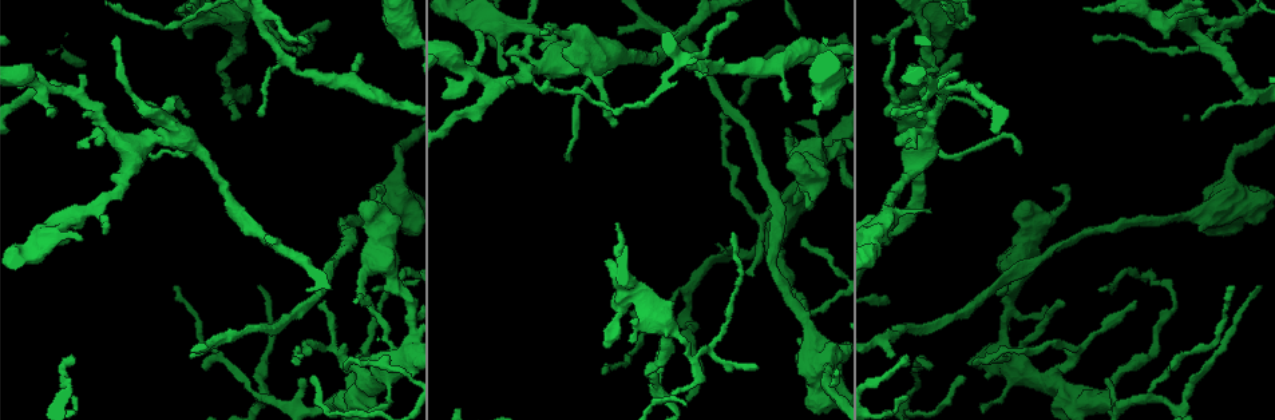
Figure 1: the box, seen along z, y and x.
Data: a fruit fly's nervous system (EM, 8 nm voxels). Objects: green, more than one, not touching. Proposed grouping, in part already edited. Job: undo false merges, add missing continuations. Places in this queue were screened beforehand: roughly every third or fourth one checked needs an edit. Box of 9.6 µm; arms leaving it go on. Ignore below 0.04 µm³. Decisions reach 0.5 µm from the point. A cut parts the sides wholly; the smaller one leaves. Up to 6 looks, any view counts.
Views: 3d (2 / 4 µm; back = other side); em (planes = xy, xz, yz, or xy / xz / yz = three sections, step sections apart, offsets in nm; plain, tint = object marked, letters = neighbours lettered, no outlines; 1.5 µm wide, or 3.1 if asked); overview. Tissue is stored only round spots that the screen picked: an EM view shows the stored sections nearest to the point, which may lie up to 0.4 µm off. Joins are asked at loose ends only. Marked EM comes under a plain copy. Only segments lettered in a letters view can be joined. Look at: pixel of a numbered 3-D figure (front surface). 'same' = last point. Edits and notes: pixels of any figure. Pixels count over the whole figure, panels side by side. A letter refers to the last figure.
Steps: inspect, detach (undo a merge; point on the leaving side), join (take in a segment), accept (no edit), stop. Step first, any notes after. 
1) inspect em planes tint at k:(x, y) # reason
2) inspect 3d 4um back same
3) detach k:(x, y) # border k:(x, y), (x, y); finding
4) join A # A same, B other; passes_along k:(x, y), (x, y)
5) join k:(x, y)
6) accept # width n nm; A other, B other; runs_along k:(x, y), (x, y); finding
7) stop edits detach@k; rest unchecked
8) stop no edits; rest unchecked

inspect 3d 2um at 1:(258, 288) # branch stops here

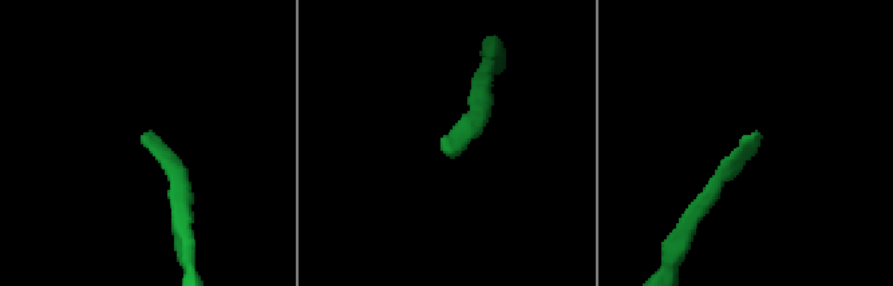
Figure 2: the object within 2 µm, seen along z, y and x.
inspect em planes tint at 2:(141, 138)

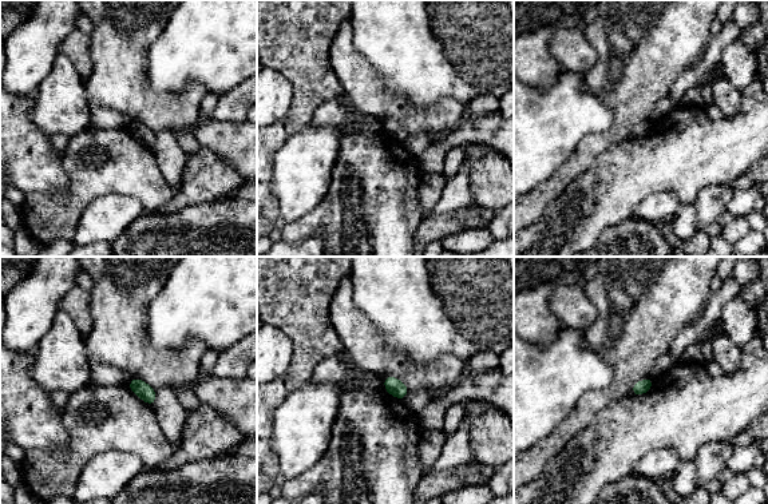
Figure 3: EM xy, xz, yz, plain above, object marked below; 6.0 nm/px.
inspect em planes letters same

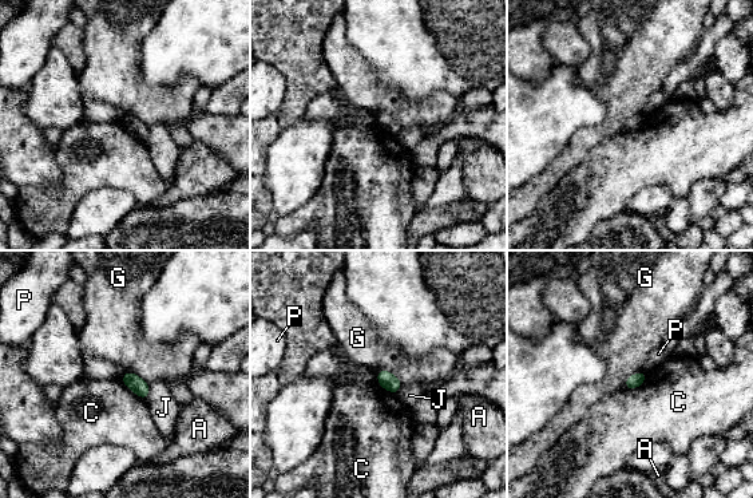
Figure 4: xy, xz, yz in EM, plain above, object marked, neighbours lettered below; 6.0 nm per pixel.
accept # width 80 nm; A other, C other, G other, J other, P other; border 4:(646, 372), (641, 384), (623, 387); none of them fits

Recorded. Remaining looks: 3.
inspect 3d 2um at 1:(193, 355) # an open end

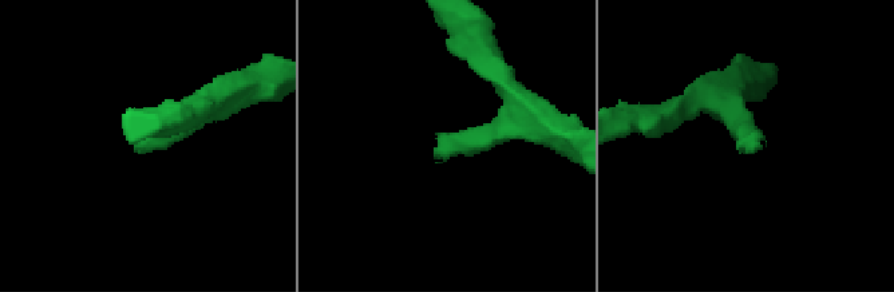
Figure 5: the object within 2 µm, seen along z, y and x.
inspect em yz step 8 tint at 5:(752, 152)

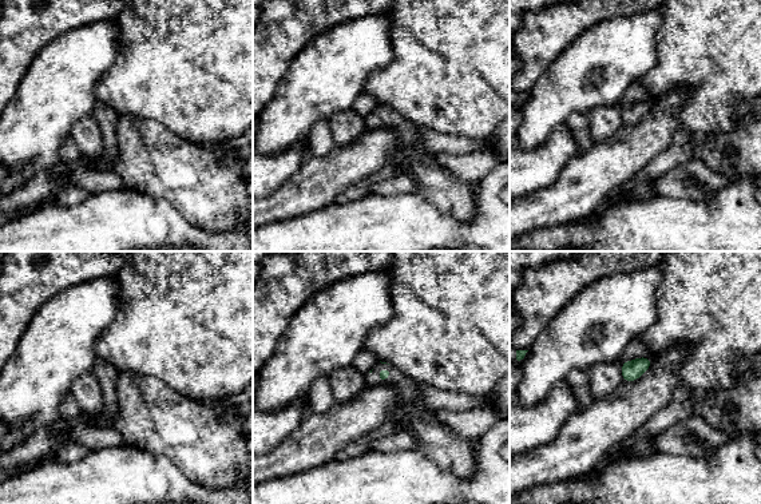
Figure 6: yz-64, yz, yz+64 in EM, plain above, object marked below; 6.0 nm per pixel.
inspect em planes letters same # cut it another way

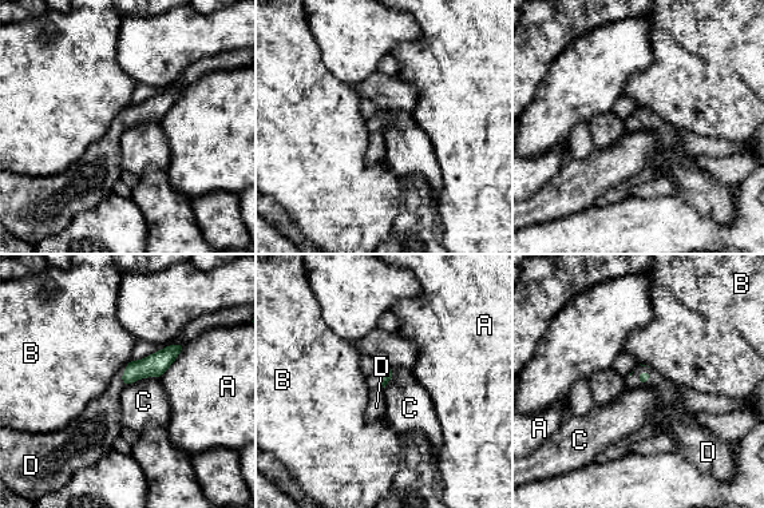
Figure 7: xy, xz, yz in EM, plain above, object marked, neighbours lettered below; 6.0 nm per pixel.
join D # longest_contact A 260 nm; A other, B other, C other, D same; passes_along 7:(642, 376), (644, 383), (671, 411); it goes on there

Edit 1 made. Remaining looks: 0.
stop edits join@7; rest unchecked

